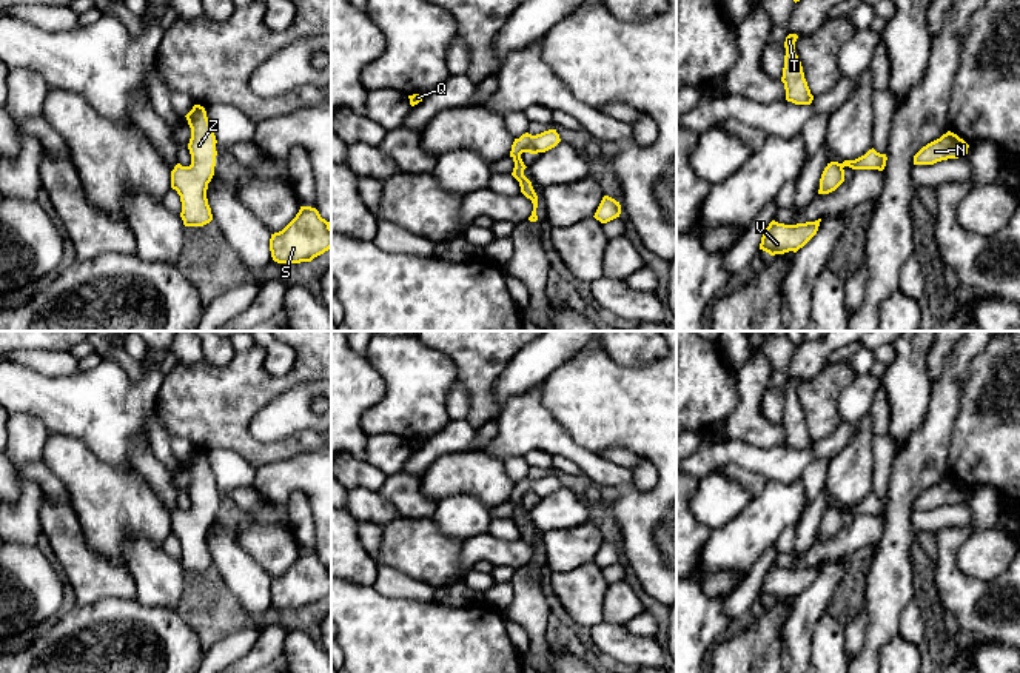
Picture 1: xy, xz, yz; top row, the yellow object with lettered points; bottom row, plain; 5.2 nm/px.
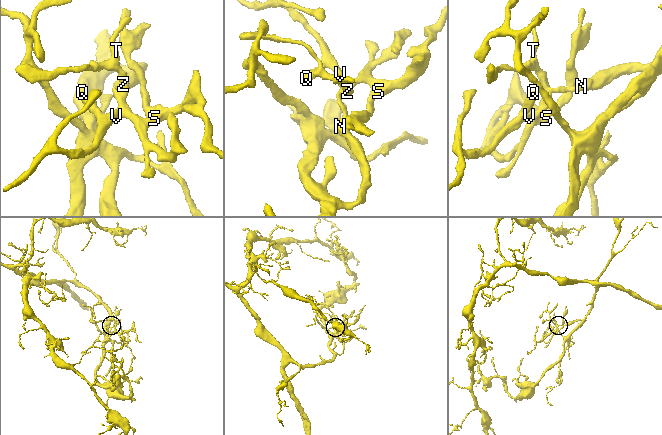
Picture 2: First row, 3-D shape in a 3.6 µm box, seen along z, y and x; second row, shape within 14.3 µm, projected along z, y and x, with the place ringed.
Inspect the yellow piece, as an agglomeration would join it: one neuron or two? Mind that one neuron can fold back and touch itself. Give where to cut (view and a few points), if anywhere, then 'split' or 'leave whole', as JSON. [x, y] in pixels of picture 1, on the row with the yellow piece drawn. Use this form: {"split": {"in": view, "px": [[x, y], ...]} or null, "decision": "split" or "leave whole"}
{"split": null, "decision": "leave whole"}

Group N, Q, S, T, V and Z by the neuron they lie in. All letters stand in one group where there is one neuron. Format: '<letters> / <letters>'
N Q S T V Z

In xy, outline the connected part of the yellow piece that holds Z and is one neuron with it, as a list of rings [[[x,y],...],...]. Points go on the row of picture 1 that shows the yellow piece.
[[[194,105],[185,117],[191,128],[188,143],[191,165],[182,166],[177,163],[174,166],[171,188],[180,196],[183,225],[203,226],[213,220],[206,189],[214,176],[217,140],[203,106]]]

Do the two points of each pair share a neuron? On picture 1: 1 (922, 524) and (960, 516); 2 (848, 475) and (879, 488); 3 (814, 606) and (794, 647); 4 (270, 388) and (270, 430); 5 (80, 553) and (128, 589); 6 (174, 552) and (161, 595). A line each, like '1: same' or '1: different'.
1: same
2: different
3: same
4: different
5: same
6: different

